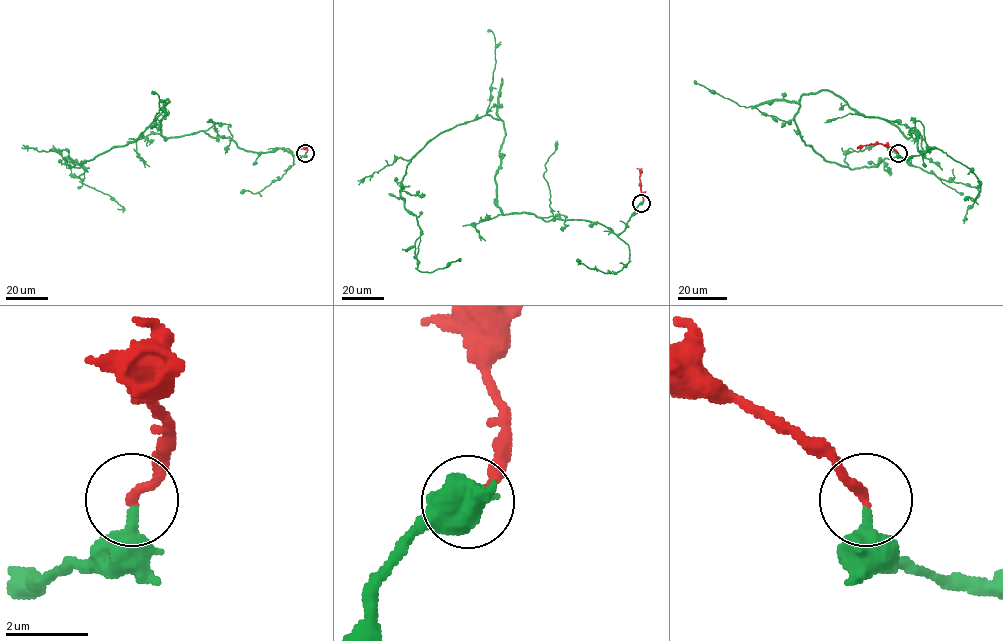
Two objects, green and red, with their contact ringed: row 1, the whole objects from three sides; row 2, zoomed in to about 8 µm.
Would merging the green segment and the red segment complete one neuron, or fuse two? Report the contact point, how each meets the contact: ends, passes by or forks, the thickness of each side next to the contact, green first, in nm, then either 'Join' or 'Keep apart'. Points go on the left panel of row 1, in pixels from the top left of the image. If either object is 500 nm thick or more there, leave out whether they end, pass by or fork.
Place: (305, 153). At the ring green ends. At the ring red ends. Thickness 360 nm (green) against 240 nm. Join

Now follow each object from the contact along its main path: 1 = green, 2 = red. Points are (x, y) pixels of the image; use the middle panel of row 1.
1: (641, 203), (618, 234), (503, 214), (504, 123), (483, 115), (433, 138), (401, 182), (417, 269), (454, 261)
2: (641, 203), (640, 170), (636, 168)

